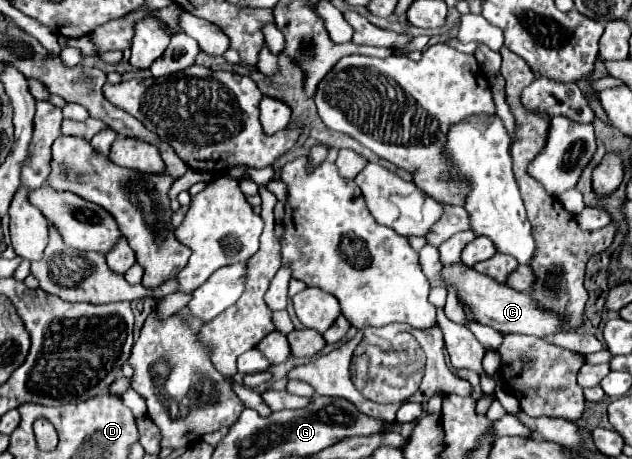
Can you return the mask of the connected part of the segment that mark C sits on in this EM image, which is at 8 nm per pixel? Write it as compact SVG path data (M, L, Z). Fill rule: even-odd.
M453 263L443 265L441 277L445 283L453 285L457 291L457 299L463 303L463 307L469 307L473 319L481 325L489 325L501 333L523 333L523 335L535 335L545 337L559 331L561 321L553 313L545 313L529 299L523 291L513 291L511 287L497 283L495 279L489 279L487 275L481 275L473 267L467 267L465 263Z

